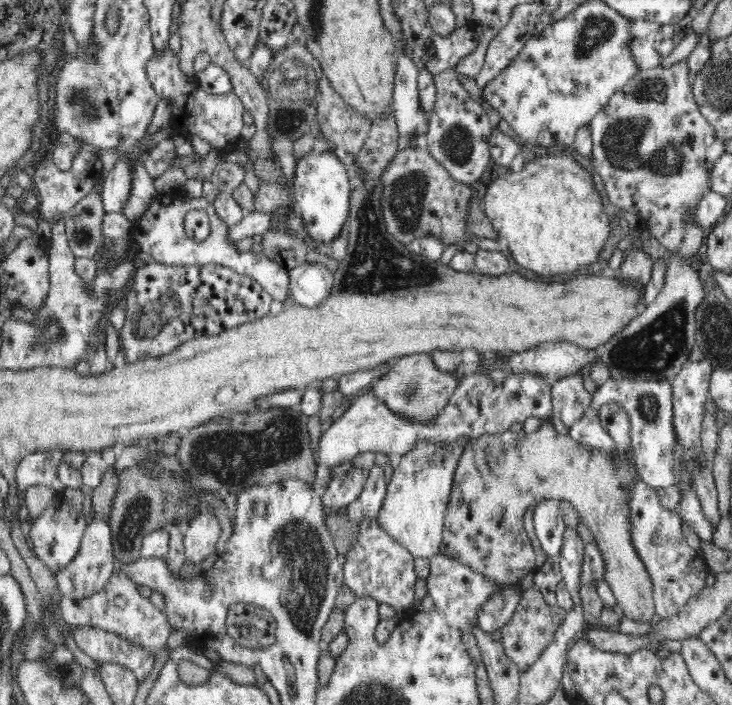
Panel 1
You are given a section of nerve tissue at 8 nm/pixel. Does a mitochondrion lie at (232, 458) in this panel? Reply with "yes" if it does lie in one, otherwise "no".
yes

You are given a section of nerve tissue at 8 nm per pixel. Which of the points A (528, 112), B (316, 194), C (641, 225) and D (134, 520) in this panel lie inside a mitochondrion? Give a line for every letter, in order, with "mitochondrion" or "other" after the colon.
A: other
B: other
C: other
D: mitochondrion

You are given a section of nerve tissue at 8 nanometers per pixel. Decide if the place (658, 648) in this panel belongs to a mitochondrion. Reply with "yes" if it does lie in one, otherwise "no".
no

